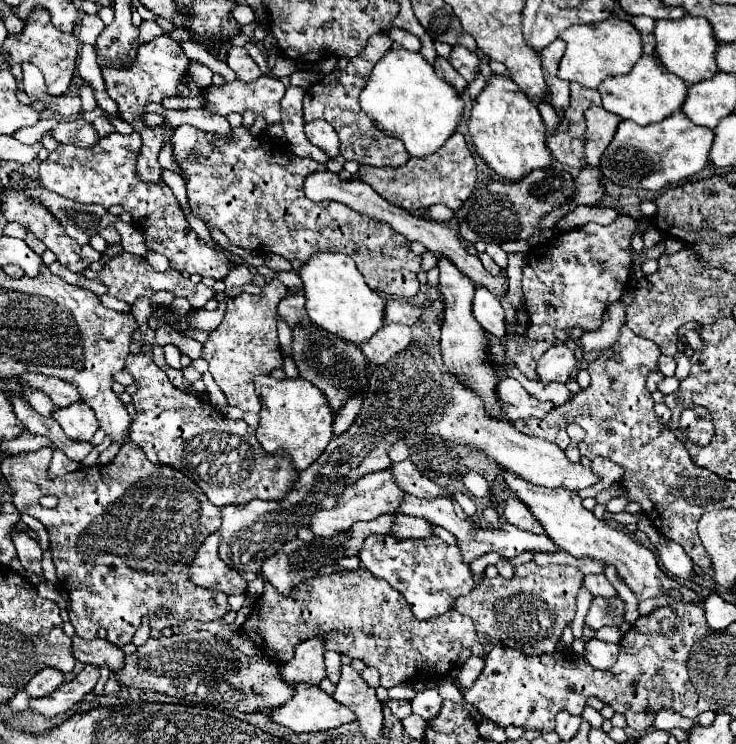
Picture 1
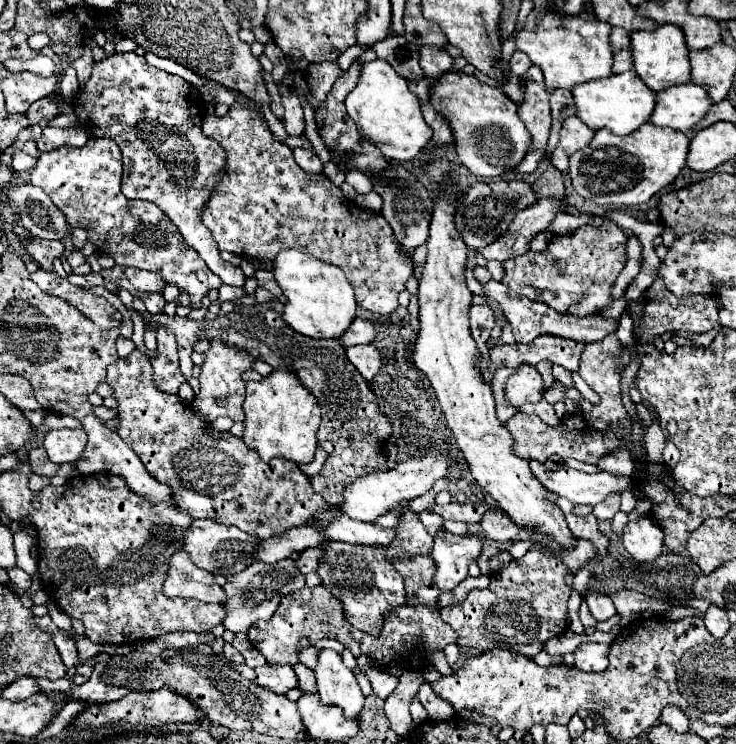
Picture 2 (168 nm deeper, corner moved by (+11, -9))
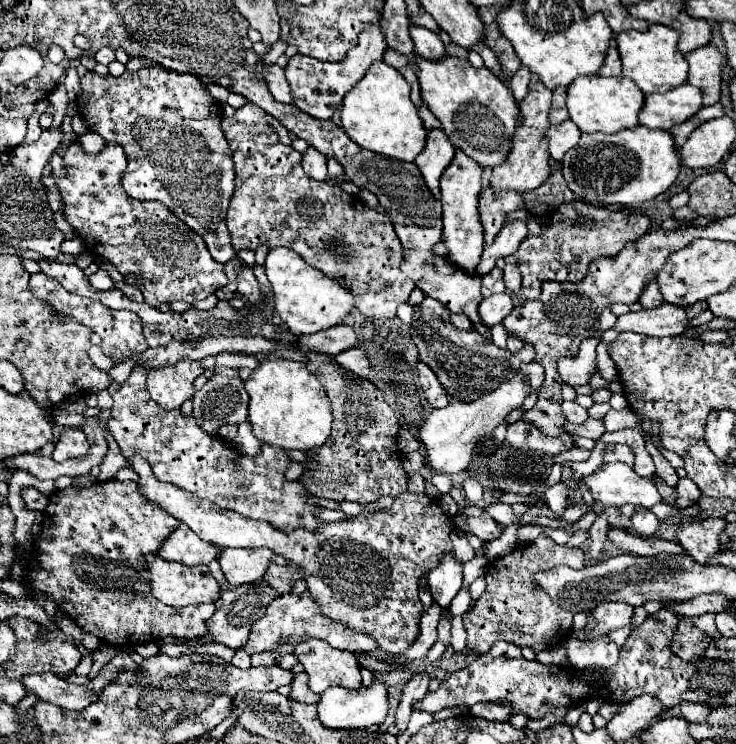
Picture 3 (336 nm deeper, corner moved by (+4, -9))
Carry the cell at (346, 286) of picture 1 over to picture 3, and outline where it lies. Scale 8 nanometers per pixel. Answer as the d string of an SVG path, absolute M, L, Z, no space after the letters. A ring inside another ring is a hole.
M271 248L265 260L265 272L271 282L275 308L291 334L315 334L319 330L341 324L343 316L353 308L355 296L339 282L327 278L323 272L307 266L307 262L291 248Z

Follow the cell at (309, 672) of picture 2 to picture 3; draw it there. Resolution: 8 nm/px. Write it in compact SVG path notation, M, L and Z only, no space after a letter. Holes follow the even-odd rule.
M299 672L299 674L295 674L295 678L291 682L289 698L295 700L295 702L303 702L303 704L317 704L321 696L309 690L309 686L307 686L307 674Z

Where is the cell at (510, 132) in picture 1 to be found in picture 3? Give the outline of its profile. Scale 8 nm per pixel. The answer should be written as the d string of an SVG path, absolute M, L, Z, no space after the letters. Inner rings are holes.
M417 54L417 78L423 104L427 104L441 122L443 132L451 138L455 148L463 150L483 168L493 168L505 162L519 118L519 108L511 98L509 86L505 86L489 68L473 68L469 60L453 56L443 56L439 62L431 62Z

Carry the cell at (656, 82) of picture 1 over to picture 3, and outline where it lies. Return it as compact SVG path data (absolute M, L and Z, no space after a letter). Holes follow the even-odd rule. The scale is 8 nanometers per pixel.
M579 76L567 88L567 112L569 120L581 132L605 132L615 134L623 128L633 128L637 124L637 114L641 112L645 94L627 78L605 78L605 76Z

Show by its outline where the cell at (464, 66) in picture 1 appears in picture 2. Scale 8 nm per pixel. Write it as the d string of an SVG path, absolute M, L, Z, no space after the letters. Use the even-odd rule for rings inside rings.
M422 46L420 48L420 66L424 70L424 76L438 80L442 74L452 70L454 58L444 48Z

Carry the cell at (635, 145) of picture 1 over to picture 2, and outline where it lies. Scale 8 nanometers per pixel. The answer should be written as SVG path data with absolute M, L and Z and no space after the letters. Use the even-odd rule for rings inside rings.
M652 122L640 126L636 132L628 134L628 136L616 136L610 130L604 130L604 128L596 130L596 136L592 138L592 142L584 150L570 156L572 186L576 188L576 192L580 196L584 196L586 200L592 200L600 206L620 206L620 204L636 206L636 204L644 204L656 192L660 192L662 188L672 184L682 174L682 170L686 166L688 146L690 146L688 134L672 130L672 128L652 126Z

